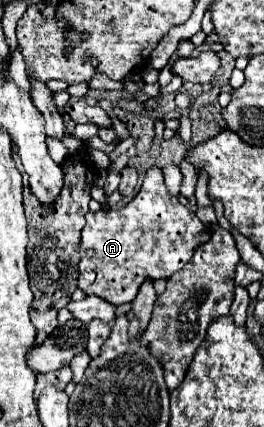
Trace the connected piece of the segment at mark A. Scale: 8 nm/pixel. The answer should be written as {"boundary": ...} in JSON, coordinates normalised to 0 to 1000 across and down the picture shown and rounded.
{"boundary":[[[606,391],[553,400],[530,452],[462,489],[326,499],[303,560],[295,672],[424,714],[500,710],[545,653],[636,653],[720,611],[731,583],[795,560],[795,539],[636,452]]]}

